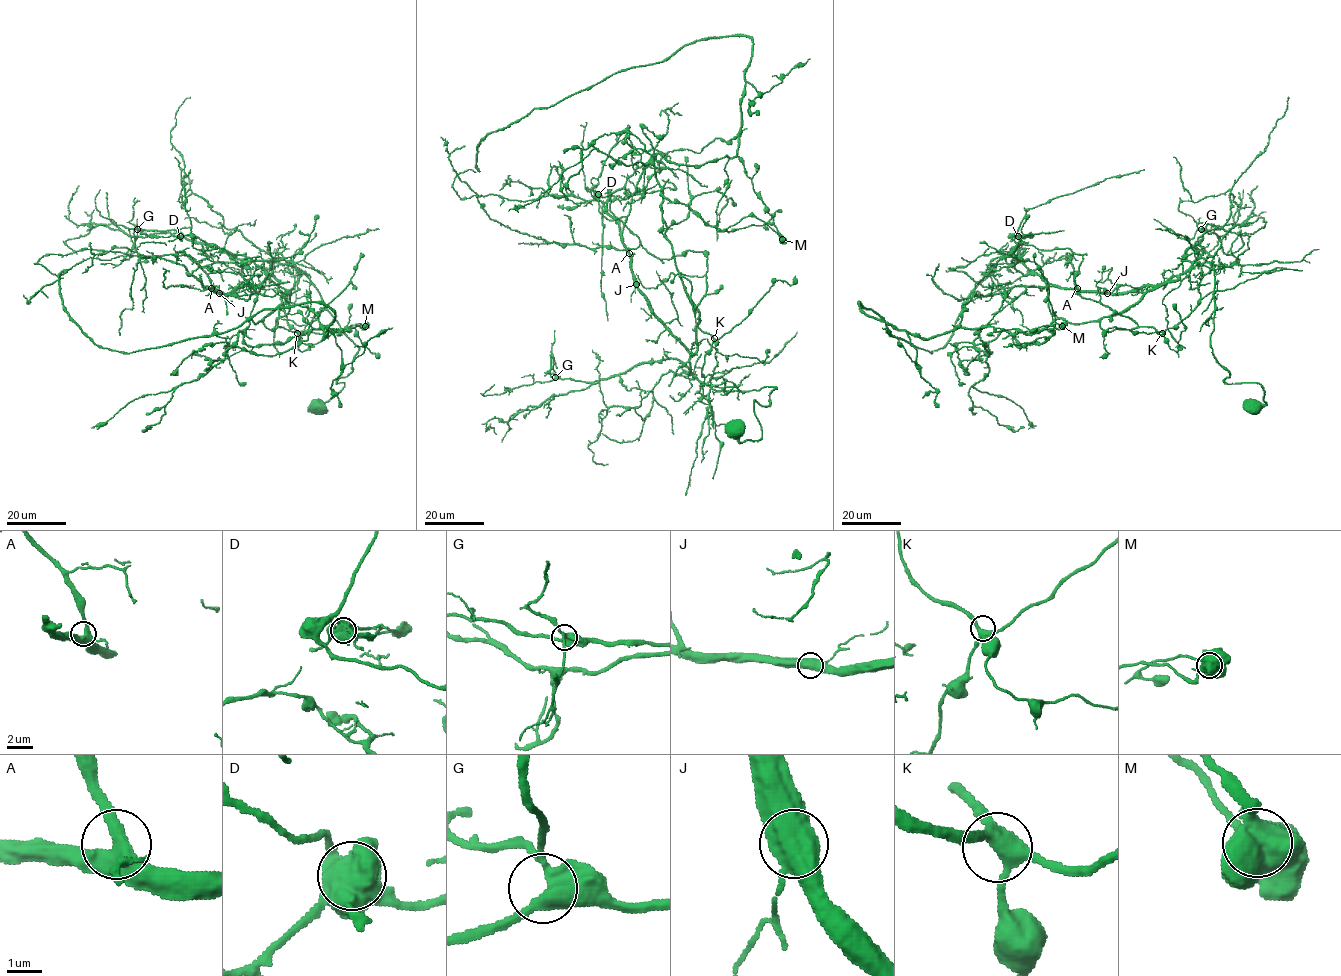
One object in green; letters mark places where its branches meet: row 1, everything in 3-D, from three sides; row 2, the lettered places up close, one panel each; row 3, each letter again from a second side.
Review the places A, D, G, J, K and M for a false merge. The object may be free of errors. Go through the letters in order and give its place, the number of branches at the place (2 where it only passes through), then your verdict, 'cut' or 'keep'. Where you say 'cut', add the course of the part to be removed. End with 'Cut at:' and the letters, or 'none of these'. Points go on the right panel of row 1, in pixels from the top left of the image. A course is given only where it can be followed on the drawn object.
A: at (1077, 288); 4 branches meet; keep
D: at (1018, 236); 5 branches meet; keep
G: at (1201, 229); 4 branches meet; keep
J: at (1107, 293); 3 branches meet; keep
K: at (1162, 333); 4 branches meet; keep
M: at (1062, 326); 5 branches meet; cut; foreign part runs (1063, 326), (955, 327), (921, 339), (860, 309), (930, 353), (995, 271)
Cut at: M

